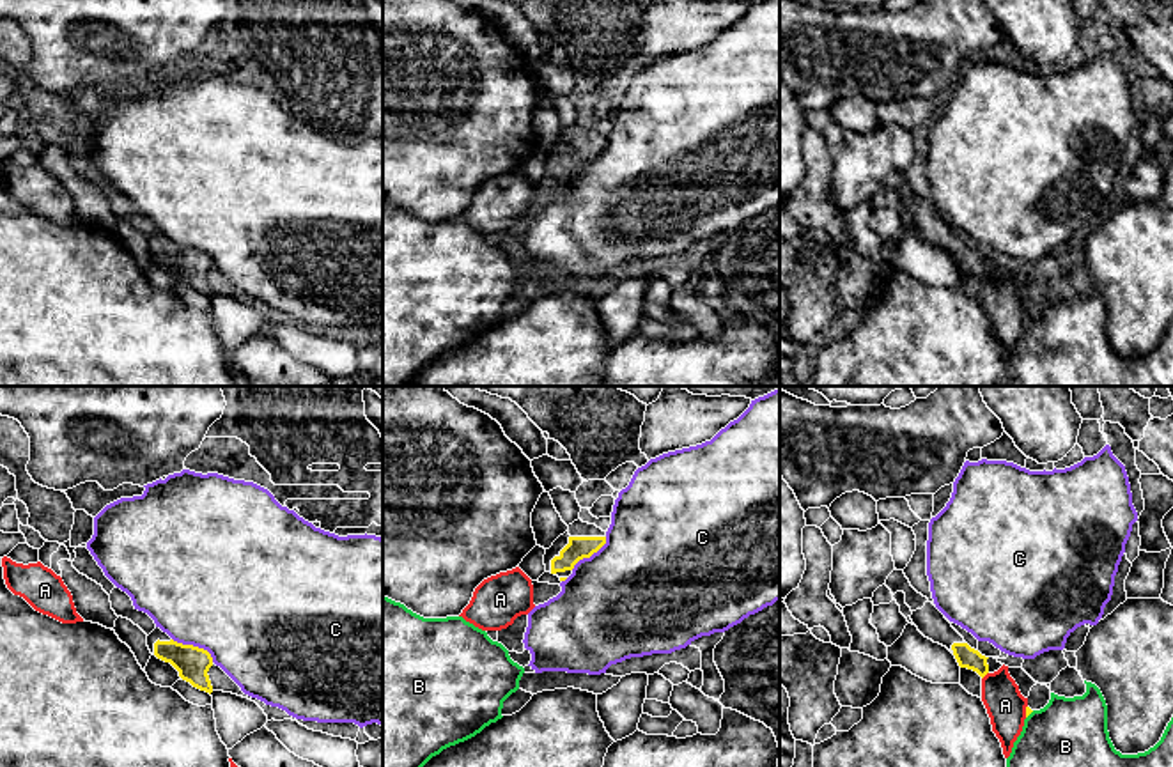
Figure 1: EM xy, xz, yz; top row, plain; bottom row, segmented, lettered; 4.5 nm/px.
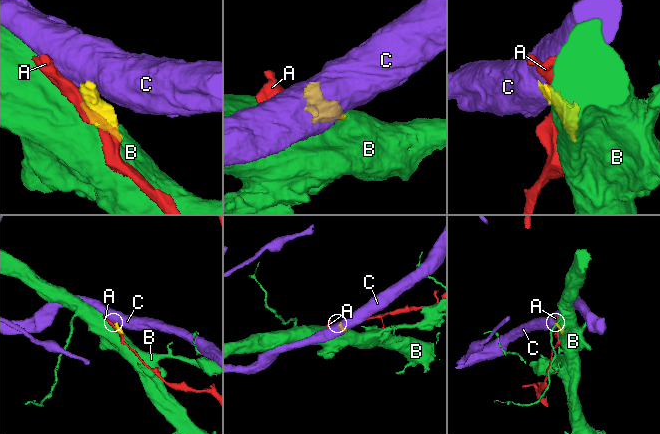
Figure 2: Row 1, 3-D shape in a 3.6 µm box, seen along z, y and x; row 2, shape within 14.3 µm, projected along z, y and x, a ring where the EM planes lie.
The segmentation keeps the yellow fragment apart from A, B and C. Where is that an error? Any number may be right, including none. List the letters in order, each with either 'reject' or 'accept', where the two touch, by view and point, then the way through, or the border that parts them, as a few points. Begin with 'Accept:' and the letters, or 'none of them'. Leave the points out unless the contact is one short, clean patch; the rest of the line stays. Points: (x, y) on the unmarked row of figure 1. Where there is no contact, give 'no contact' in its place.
Accept: none of them
A: reject; contact yz (986, 277)
B: reject; contact yz (1030, 316)
C: reject; contact xy (195, 250); border xy (172, 241), (202, 250), (213, 264)

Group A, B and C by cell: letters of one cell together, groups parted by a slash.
A / B / C

